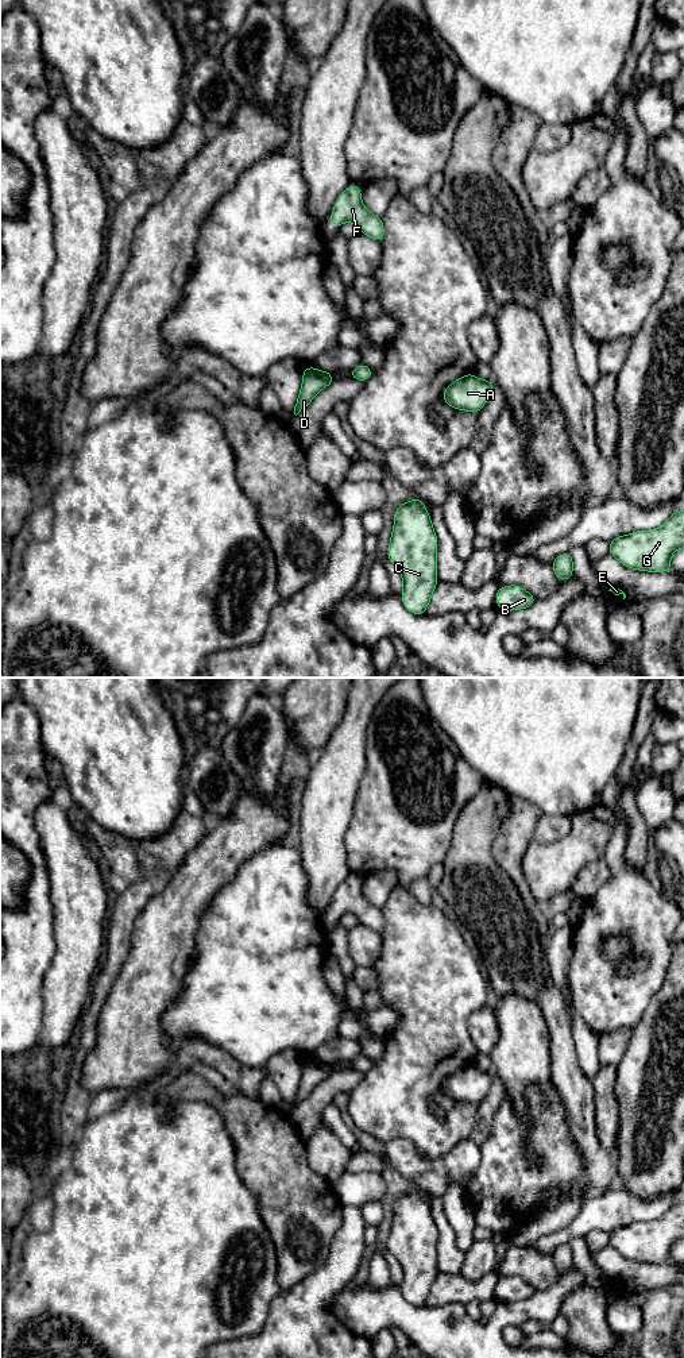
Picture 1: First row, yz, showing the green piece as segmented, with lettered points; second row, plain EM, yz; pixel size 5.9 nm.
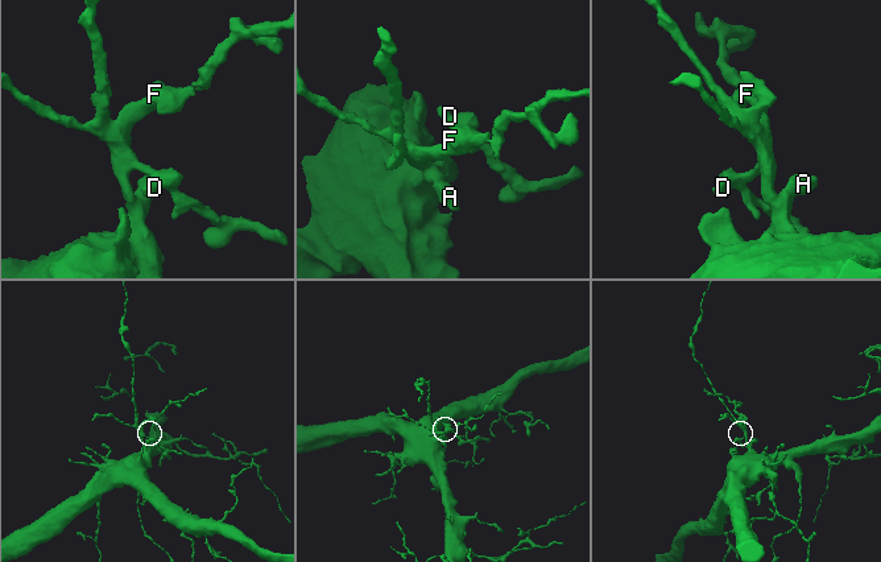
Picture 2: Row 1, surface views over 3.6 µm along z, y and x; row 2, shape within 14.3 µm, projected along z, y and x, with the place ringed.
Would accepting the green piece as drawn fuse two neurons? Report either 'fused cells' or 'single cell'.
single cell

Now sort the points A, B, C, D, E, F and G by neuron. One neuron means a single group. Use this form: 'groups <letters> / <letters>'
groups A B C D E F G

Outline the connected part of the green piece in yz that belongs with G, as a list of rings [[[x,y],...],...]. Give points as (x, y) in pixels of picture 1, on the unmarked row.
[[[676,1201],[656,1220],[635,1222],[618,1227],[608,1234],[608,1243],[625,1258],[648,1264],[671,1264],[671,1249],[675,1242],[684,1239],[684,1201]]]

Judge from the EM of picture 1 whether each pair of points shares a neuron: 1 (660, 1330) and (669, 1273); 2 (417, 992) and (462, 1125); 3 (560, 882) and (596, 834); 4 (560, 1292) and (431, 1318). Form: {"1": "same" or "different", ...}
{"1": "different", "2": "same", "3": "same", "4": "same"}

